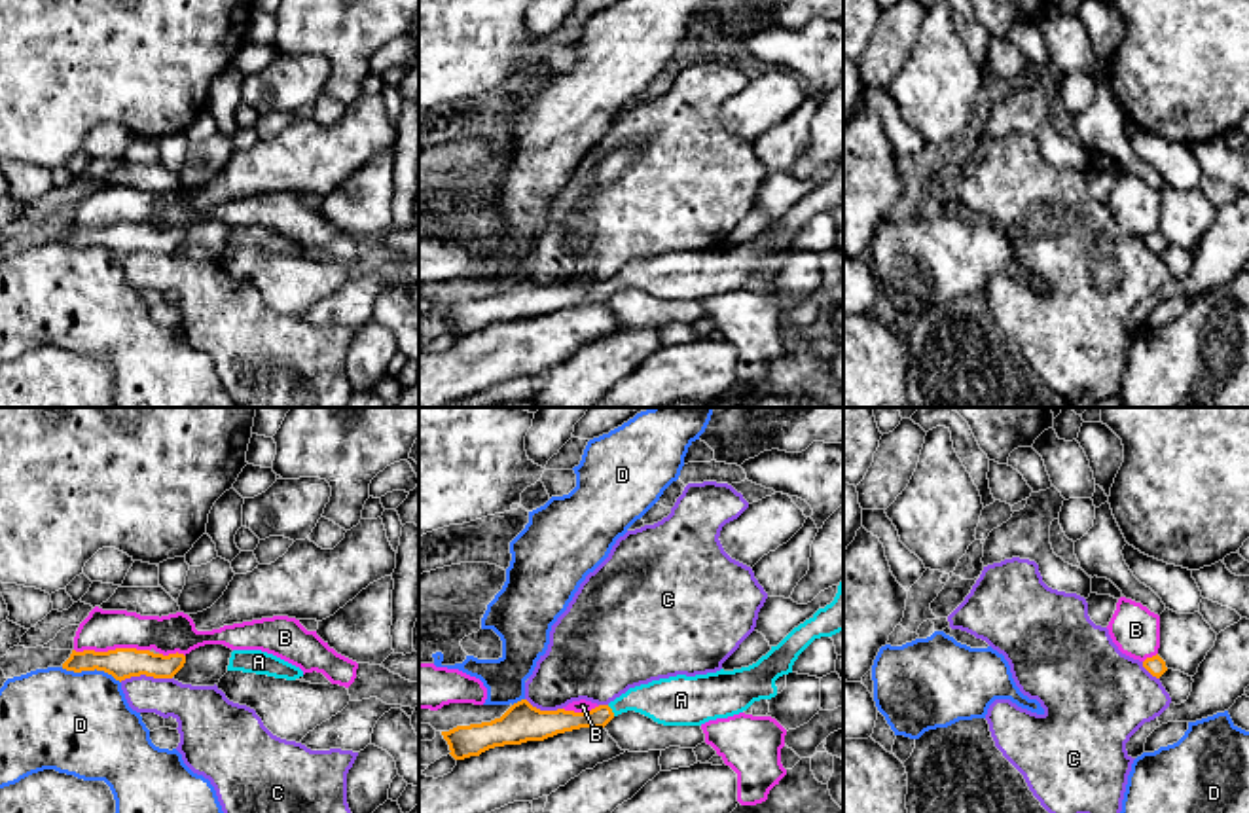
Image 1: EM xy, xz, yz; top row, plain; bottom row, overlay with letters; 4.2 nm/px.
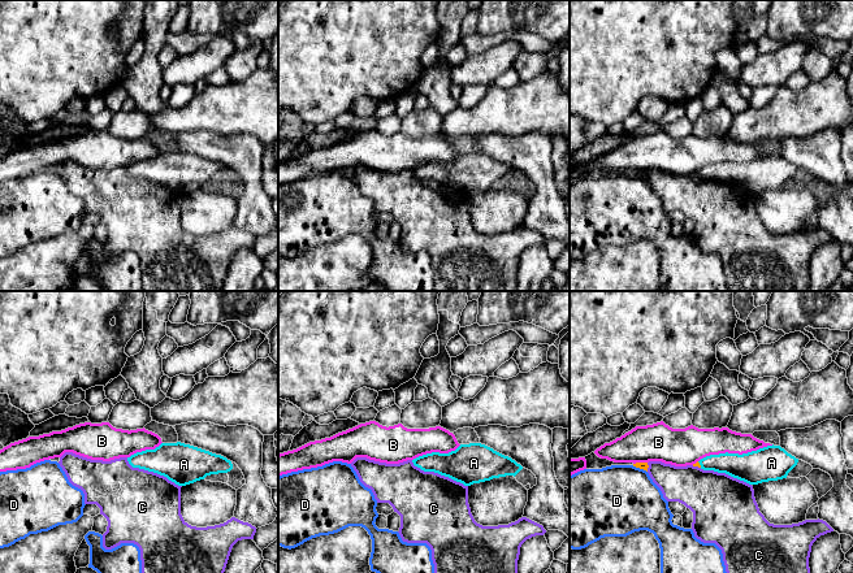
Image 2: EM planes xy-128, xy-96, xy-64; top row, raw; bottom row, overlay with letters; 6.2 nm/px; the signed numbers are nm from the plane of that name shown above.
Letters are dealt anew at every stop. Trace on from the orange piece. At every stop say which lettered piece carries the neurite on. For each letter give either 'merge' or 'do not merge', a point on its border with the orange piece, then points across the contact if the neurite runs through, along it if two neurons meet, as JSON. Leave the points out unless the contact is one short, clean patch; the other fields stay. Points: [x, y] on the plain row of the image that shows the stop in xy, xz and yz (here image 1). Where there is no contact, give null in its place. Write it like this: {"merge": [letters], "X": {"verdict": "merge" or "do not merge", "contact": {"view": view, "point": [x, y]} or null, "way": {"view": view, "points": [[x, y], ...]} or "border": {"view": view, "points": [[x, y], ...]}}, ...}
{"merge": ["A"], "A": {"verdict": "merge", "contact": {"view": "xz", "point": [611, 287]}, "way": {"view": "xz", "points": [[560, 296], [588, 296], [611, 287], [626, 277], [668, 277]]}}, "B": {"verdict": "do not merge", "contact": {"view": "xy", "point": [112, 226]}}, "C": {"verdict": "do not merge", "contact": {"view": "xy", "point": [144, 249]}, "border": {"view": "xy", "points": [[171, 252], [131, 251], [120, 256]]}}, "D": {"verdict": "do not merge", "contact": {"view": "xy", "point": [91, 245]}}}

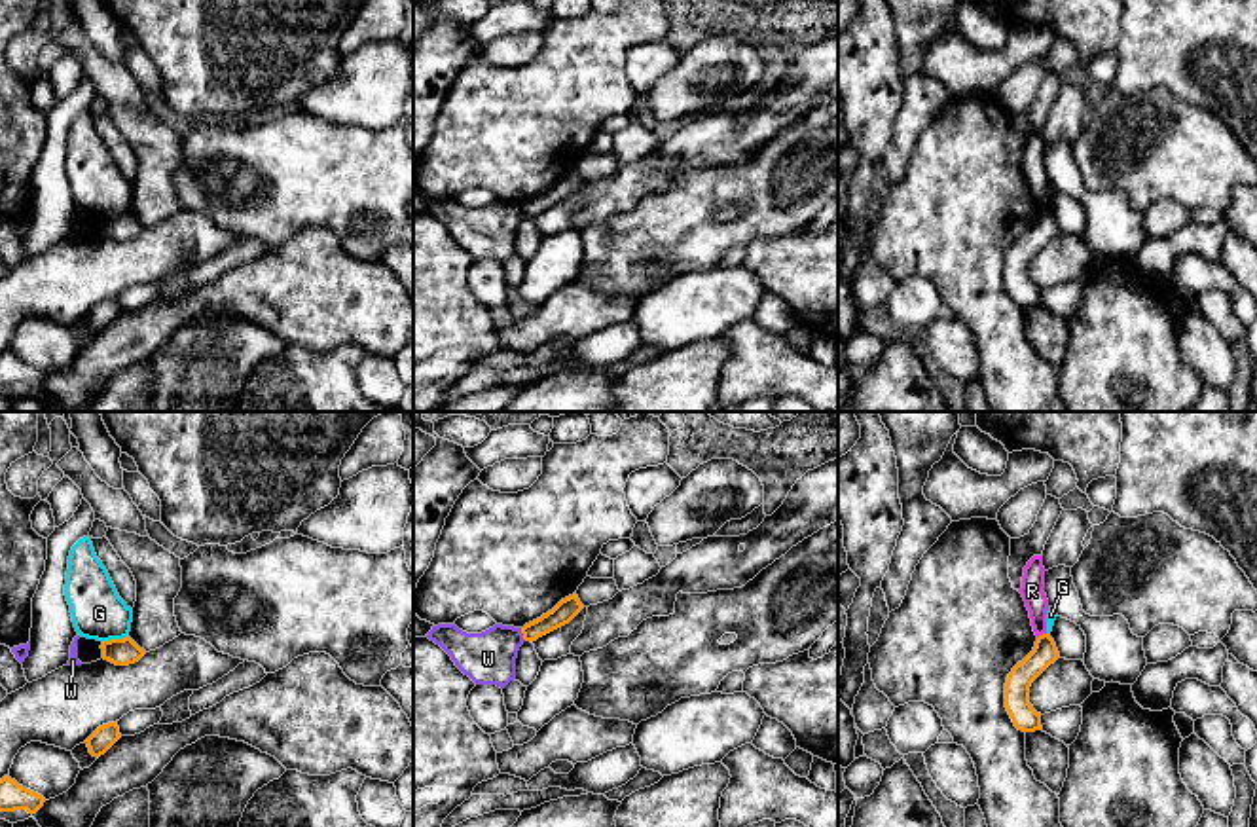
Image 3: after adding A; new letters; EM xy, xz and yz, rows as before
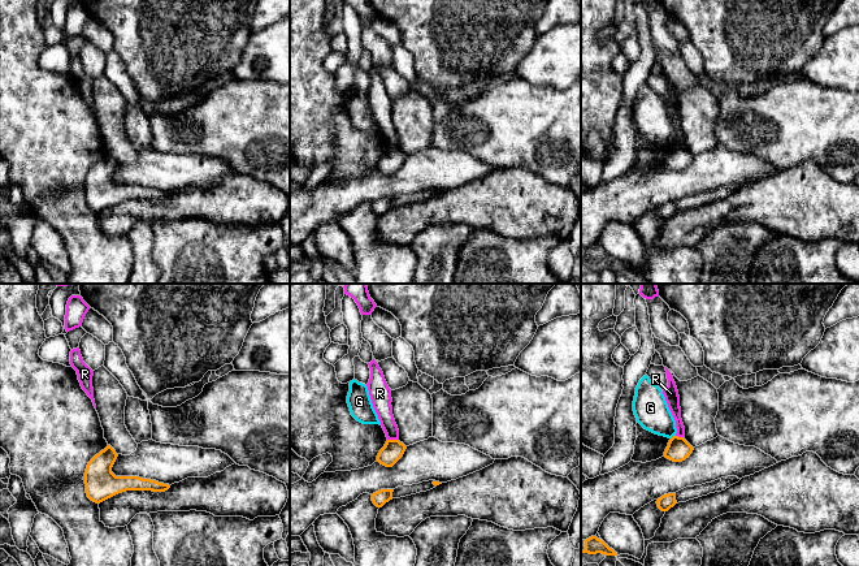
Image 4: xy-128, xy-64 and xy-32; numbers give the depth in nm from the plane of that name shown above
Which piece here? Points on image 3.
{"merge": [], "G": {"verdict": "do not merge", "contact": {"view": "xy", "point": [114, 215]}, "border": {"view": "xy", "points": [[127, 209], [103, 217]]}}, "R": {"verdict": "do not merge", "contact": {"view": "yz", "point": [1043, 209]}, "border": {"view": "yz", "points": [[1045, 207], [1038, 213]]}}, "W": {"verdict": "do not merge", "contact": {"view": "xz", "point": [522, 207]}}}

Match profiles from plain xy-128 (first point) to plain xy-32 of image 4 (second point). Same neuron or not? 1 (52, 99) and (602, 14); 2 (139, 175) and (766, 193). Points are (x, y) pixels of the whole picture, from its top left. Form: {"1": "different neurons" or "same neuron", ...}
{"1": "same neuron", "2": "different neurons"}

